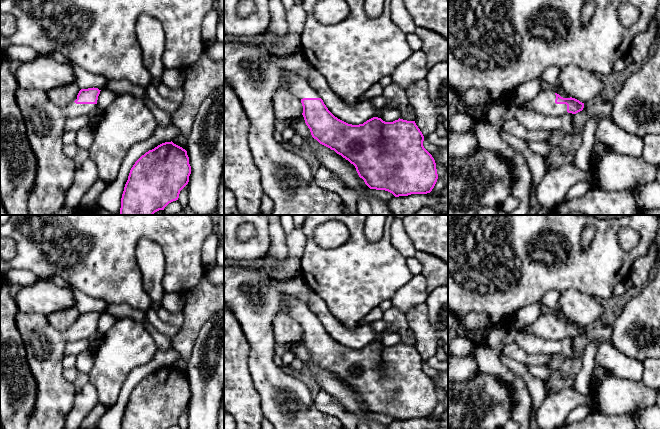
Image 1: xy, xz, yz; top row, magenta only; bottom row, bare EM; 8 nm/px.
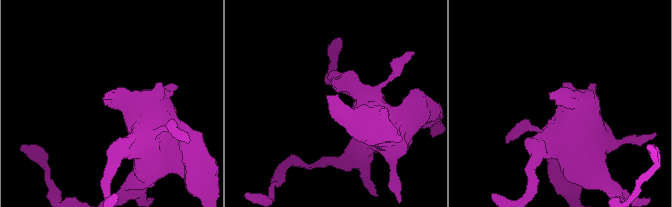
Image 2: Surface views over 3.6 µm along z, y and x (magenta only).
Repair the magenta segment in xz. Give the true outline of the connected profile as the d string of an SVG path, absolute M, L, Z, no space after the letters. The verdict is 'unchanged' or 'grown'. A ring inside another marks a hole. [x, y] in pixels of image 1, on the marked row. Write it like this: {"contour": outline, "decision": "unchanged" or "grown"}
{"contour": "M264 43L224 44L224 81L233 88L248 116L249 147L260 170L263 191L273 200L271 215L344 215L341 197L319 187L315 183L310 165L275 139L273 97L280 87L286 88L301 101L302 115L312 137L353 164L359 177L370 189L385 190L395 197L432 191L438 179L436 163L424 148L424 136L415 121L399 118L393 122L385 122L373 117L363 124L348 124L328 110L307 80L294 71L282 69L272 61L274 58L283 57L275 55L273 47Z", "decision": "grown"}

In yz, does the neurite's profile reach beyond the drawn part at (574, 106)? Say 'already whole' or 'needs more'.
needs more

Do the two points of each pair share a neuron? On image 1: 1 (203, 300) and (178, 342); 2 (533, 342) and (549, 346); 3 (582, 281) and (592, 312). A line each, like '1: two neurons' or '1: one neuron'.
1: one neuron
2: one neuron
3: two neurons

